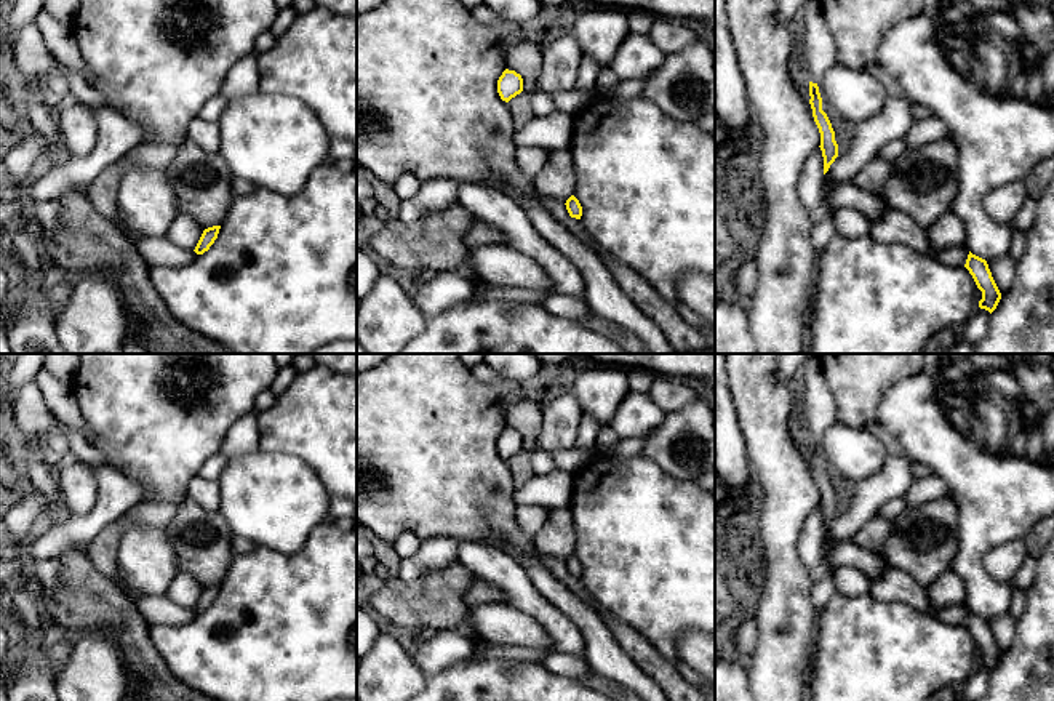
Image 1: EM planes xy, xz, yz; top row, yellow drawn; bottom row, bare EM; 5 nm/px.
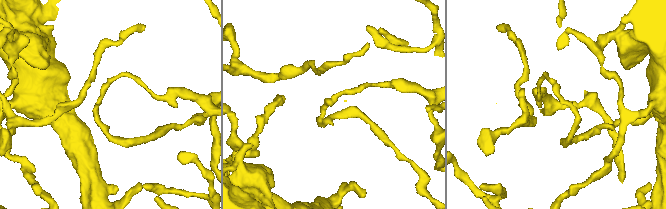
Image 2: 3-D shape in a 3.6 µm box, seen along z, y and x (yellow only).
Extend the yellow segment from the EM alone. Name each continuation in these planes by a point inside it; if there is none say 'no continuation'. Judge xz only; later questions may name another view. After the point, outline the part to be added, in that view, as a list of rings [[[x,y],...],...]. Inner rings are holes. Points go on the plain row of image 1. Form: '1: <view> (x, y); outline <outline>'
no continuation

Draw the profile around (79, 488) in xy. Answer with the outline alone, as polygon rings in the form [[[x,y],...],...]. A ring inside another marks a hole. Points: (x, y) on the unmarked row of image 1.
[[[77,459],[58,474],[66,515],[88,514],[98,499],[98,482],[93,467]]]

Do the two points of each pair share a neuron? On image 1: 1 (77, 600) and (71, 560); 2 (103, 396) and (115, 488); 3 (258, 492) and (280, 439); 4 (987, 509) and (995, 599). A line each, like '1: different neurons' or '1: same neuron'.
1: same neuron
2: different neurons
3: different neurons
4: same neuron

